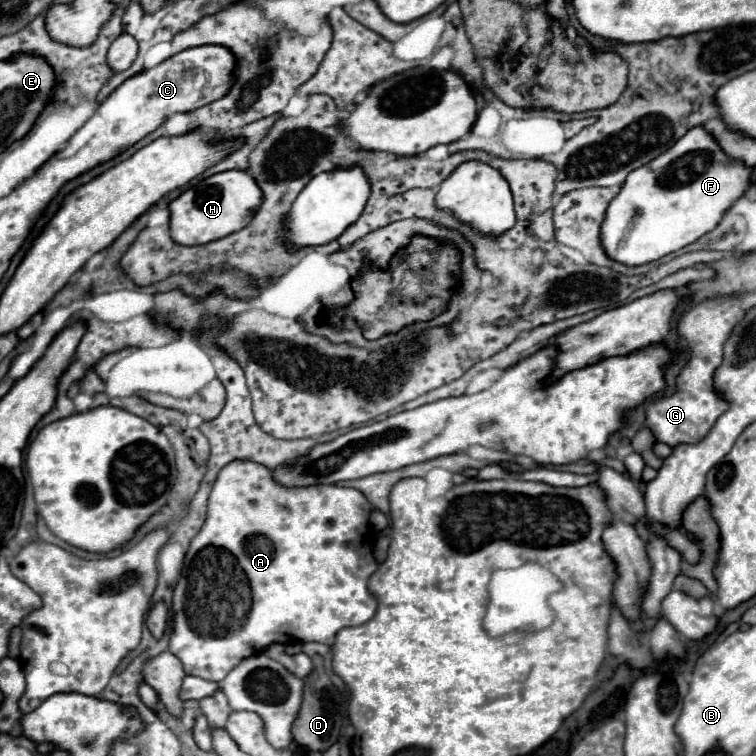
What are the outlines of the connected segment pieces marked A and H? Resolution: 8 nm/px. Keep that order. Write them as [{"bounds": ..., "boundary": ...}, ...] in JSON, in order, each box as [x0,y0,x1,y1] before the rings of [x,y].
[{"bounds":[170,461,378,683],"boundary":[[[232,461],[228,463],[210,493],[208,499],[208,517],[200,533],[192,539],[190,549],[186,553],[184,561],[184,571],[182,577],[174,589],[174,599],[172,599],[172,635],[170,635],[170,651],[182,661],[184,673],[202,677],[206,681],[216,681],[220,683],[244,657],[256,655],[262,649],[266,649],[272,643],[292,643],[292,641],[318,641],[324,645],[332,645],[336,639],[336,633],[344,627],[352,625],[362,625],[370,621],[376,613],[376,599],[368,591],[368,579],[376,571],[378,563],[374,561],[372,547],[368,541],[366,529],[370,529],[370,511],[372,505],[368,499],[358,491],[358,489],[348,489],[348,487],[338,487],[338,485],[316,485],[316,487],[278,487],[272,479],[272,471],[252,463],[252,461]]]},{"bounds":[170,171,262,245],"boundary":[[[244,171],[216,173],[208,179],[202,179],[198,185],[182,191],[180,197],[170,201],[170,235],[178,245],[204,245],[204,243],[222,239],[246,227],[246,223],[250,223],[250,219],[256,215],[260,203],[262,203],[262,191],[258,189],[256,181],[248,173]]]}]

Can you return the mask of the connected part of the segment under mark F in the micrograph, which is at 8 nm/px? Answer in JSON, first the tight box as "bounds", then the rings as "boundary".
{"bounds":[600,127,750,267],"boundary":[[[704,127],[690,129],[682,139],[674,143],[674,147],[670,147],[650,163],[630,171],[626,183],[620,187],[618,195],[610,201],[610,207],[606,209],[606,219],[602,221],[600,231],[602,249],[606,251],[606,255],[610,255],[610,259],[634,267],[658,261],[660,257],[674,253],[688,243],[694,243],[704,233],[712,231],[720,223],[726,209],[744,195],[750,173],[750,167],[726,157],[720,145]]]}

